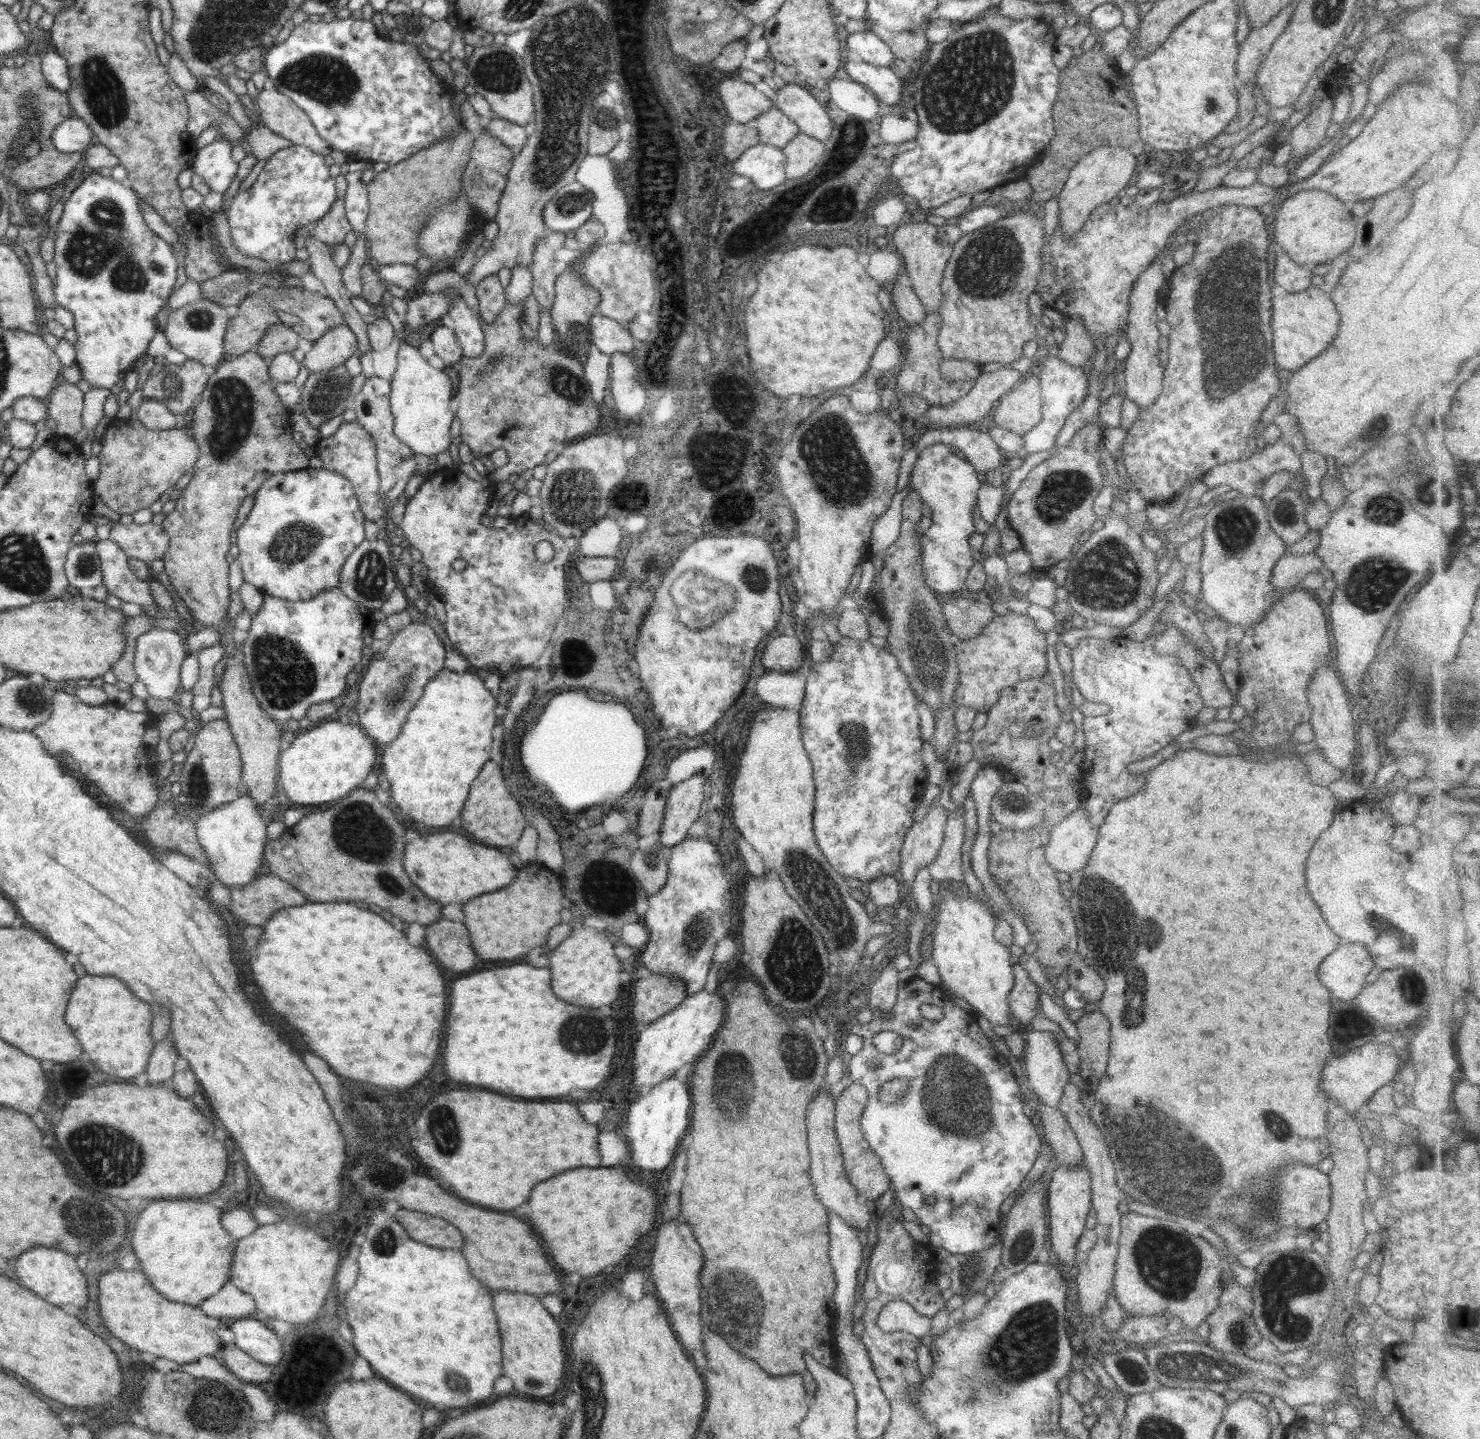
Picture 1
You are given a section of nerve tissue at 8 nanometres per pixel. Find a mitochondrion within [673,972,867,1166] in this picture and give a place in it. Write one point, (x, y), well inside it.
(731, 1077)

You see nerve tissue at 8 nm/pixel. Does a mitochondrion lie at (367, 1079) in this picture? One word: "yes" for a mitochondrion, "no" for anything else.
no

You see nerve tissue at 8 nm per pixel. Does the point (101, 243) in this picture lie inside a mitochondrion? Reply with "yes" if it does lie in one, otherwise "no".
yes

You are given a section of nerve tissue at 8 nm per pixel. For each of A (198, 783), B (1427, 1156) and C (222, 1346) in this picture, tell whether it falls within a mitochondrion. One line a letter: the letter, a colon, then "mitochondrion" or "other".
A: mitochondrion
B: other
C: other

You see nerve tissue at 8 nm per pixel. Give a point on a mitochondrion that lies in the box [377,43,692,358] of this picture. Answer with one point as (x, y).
(499, 72)

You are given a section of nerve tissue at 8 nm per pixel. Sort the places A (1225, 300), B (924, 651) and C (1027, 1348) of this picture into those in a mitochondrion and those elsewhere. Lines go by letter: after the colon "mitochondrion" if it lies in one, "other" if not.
A: mitochondrion
B: mitochondrion
C: mitochondrion

